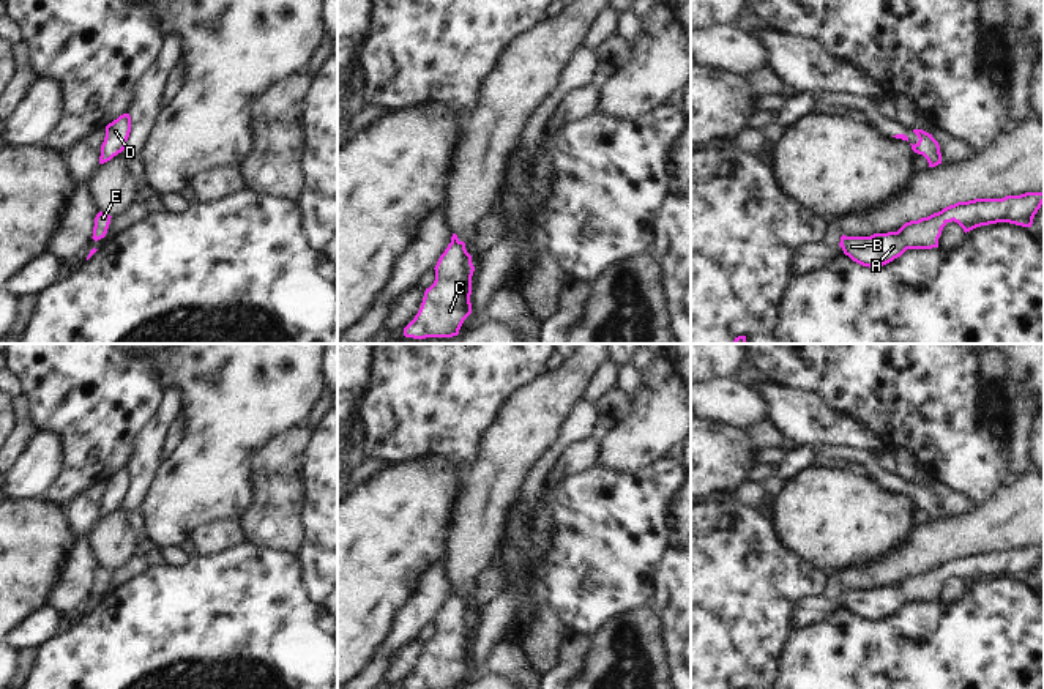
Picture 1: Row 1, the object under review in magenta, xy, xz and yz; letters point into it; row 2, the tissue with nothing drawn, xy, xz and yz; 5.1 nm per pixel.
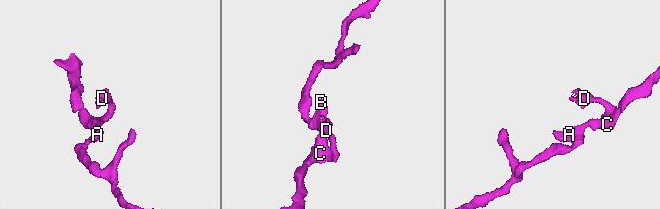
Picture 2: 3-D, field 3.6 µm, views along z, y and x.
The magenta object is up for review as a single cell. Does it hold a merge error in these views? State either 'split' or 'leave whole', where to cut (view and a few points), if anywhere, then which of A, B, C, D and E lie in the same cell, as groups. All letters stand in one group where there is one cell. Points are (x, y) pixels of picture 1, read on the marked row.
leave whole; no cut; A B C D E

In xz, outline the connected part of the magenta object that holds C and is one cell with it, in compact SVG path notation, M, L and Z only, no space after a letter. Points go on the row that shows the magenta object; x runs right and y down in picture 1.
M451 236L451 243L435 265L435 281L426 289L421 307L404 328L405 337L453 337L472 314L472 276L475 266L465 243Z

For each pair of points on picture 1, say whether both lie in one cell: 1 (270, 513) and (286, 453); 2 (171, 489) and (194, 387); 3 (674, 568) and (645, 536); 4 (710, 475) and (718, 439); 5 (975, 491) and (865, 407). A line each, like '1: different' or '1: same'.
1: same
2: same
3: different
4: same
5: same

